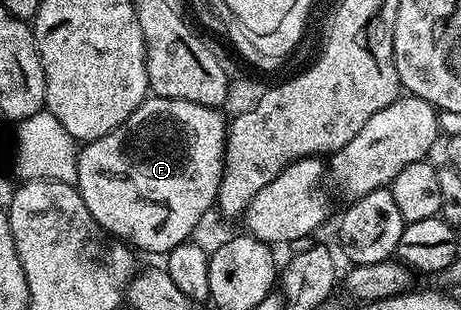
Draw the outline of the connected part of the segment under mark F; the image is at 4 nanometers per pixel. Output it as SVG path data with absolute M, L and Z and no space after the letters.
M149 95L124 120L123 125L119 125L118 128L106 135L102 135L96 141L87 142L79 150L80 158L78 159L75 186L80 190L80 195L85 200L90 215L101 224L101 227L106 232L125 243L131 243L137 250L145 249L148 253L167 255L174 247L184 244L185 241L193 236L192 232L199 227L200 220L207 215L208 208L213 208L216 205L216 196L220 190L220 180L222 179L222 171L224 170L224 141L228 137L226 117L223 117L220 112L219 108L203 105L202 103L190 103L186 99L170 99L169 97Z

